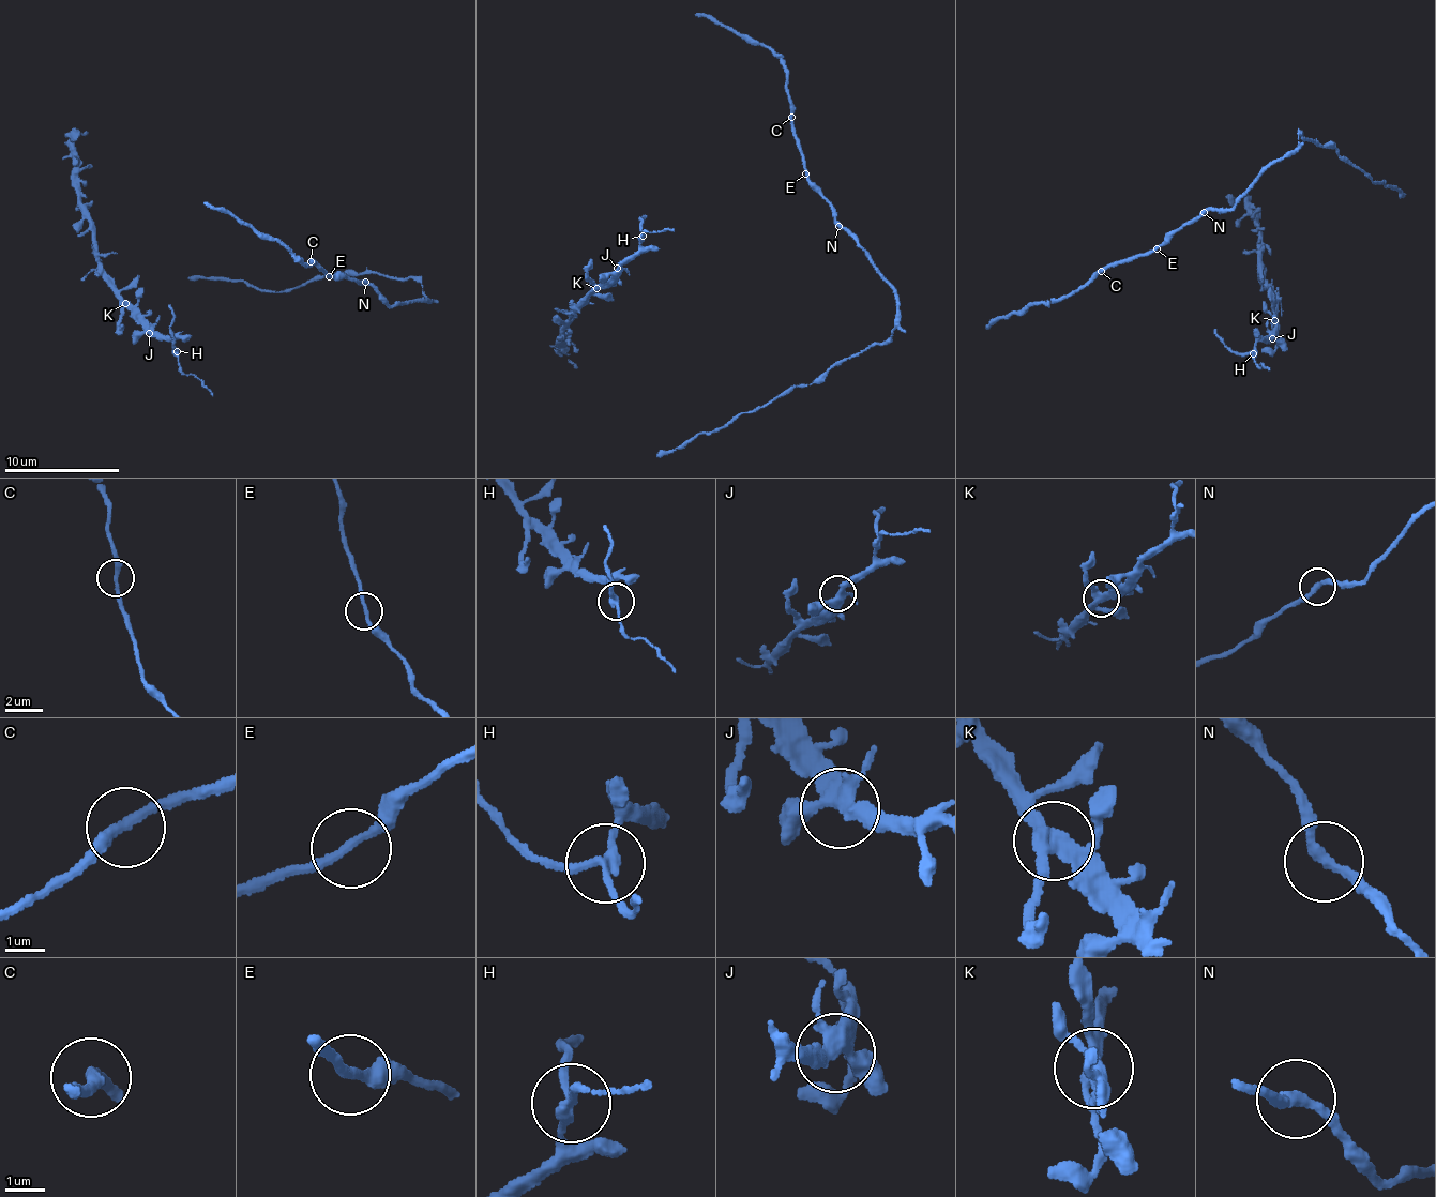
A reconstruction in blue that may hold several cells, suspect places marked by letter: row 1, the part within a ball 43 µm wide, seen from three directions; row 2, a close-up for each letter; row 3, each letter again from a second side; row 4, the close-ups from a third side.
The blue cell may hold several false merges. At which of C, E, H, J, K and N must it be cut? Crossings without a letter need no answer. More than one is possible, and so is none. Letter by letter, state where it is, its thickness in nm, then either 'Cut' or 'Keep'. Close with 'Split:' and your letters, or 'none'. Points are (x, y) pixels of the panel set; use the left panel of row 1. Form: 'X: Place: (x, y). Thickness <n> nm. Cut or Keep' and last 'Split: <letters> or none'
C: Place: (311, 261). Thickness 260 nm. Keep
E: Place: (329, 276). Thickness 200 nm. Keep
H: Place: (177, 351). Thickness 200 nm. Cut
J: Place: (149, 333). Thickness 320 nm. Keep
K: Place: (125, 303). Thickness 320 nm. Keep
N: Place: (365, 282). Thickness 240 nm. Keep
Split: H

